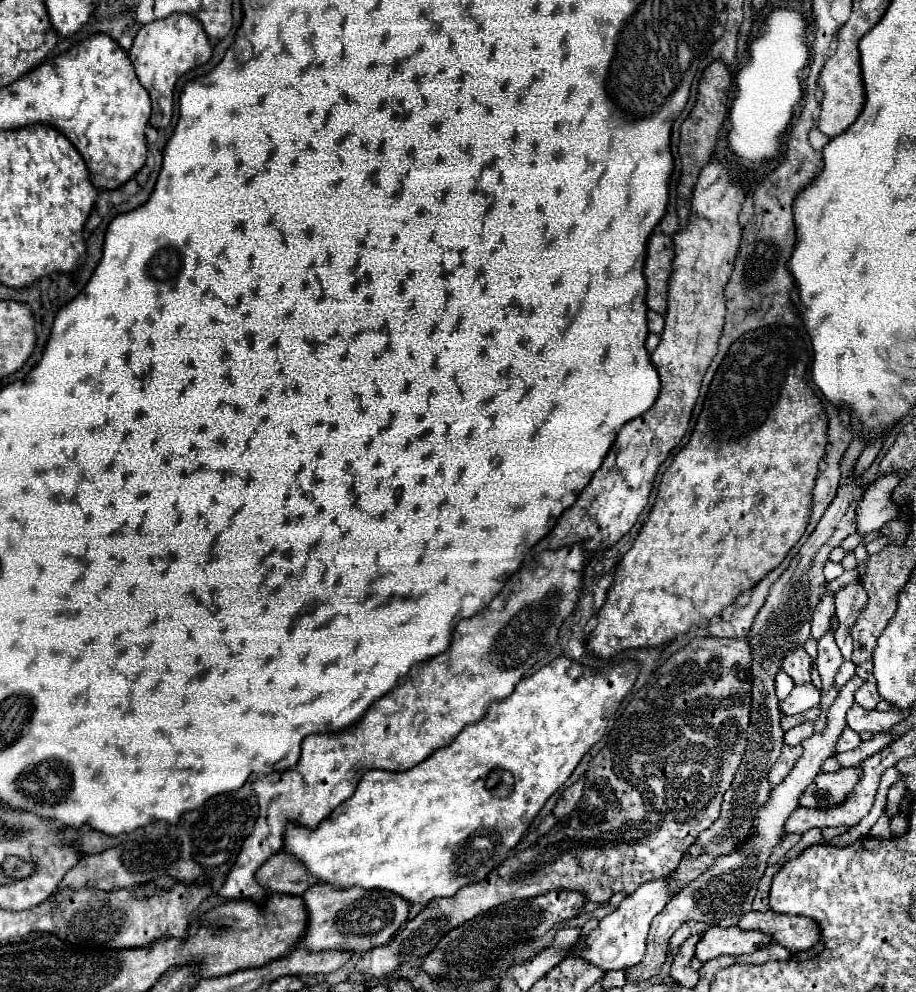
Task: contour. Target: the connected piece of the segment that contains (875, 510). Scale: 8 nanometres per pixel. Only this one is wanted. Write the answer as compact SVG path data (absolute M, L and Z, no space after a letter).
M882 476L878 478L858 502L856 508L856 532L868 534L880 530L886 522L898 518L900 506L892 500L892 490L898 486L898 476Z

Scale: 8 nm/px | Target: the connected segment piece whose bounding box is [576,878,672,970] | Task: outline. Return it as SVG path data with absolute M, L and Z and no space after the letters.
M664 878L642 884L636 892L628 894L616 910L612 910L608 916L604 916L600 920L598 928L590 936L586 936L584 940L578 942L576 948L580 950L580 956L586 958L588 962L596 964L602 970L628 970L628 968L640 964L644 958L650 922L666 906L666 902L670 898L672 896L668 894Z

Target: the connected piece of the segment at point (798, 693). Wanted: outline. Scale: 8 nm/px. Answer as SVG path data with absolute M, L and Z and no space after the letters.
M796 684L790 696L780 704L786 714L800 714L820 704L820 690L814 684Z

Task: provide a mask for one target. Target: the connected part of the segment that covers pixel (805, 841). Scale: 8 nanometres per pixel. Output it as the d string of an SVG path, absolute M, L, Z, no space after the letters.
M810 828L810 830L800 838L800 842L786 854L786 858L792 860L792 858L800 856L808 846L812 846L812 844L820 844L820 842L822 842L822 834L820 834L820 830L818 830L818 828Z

